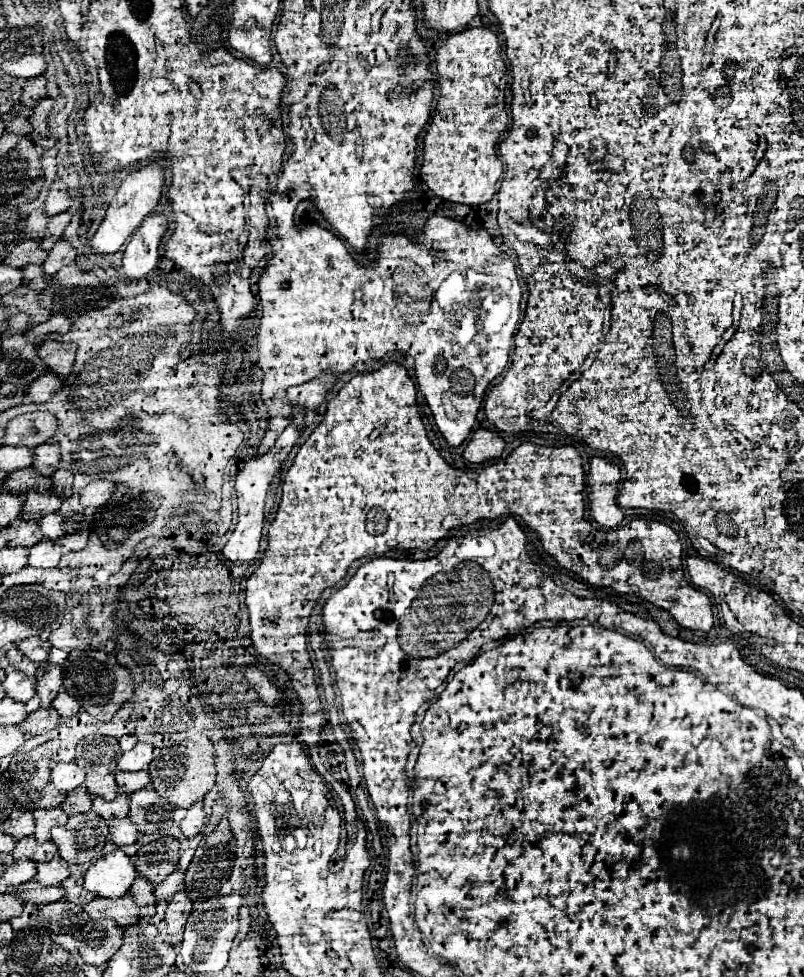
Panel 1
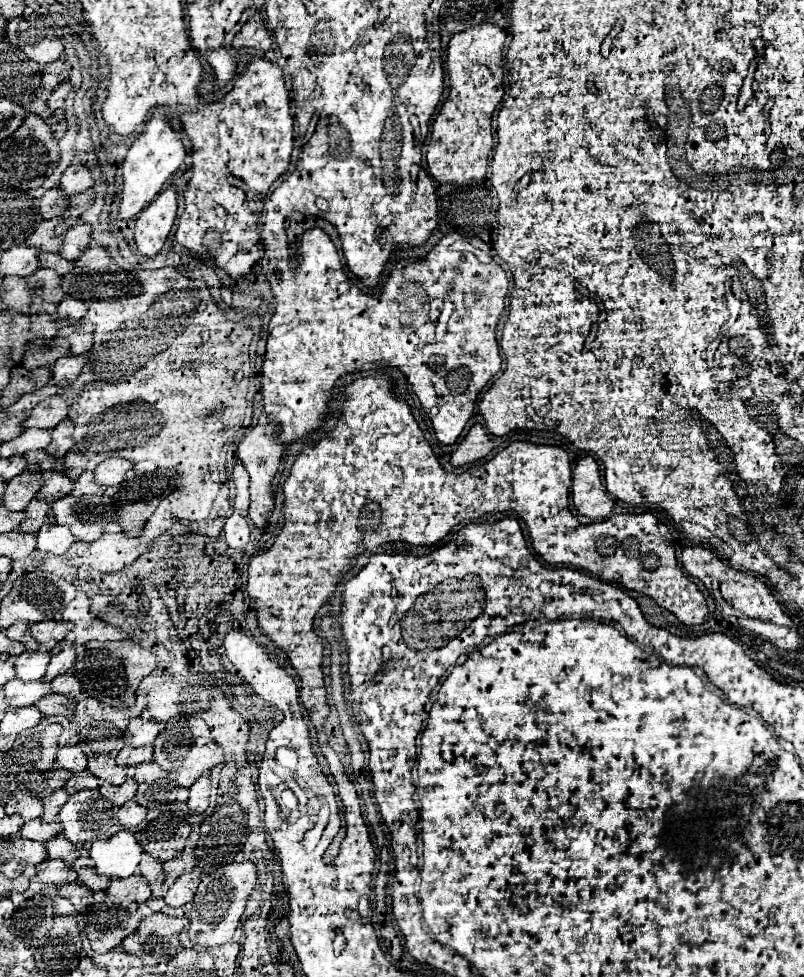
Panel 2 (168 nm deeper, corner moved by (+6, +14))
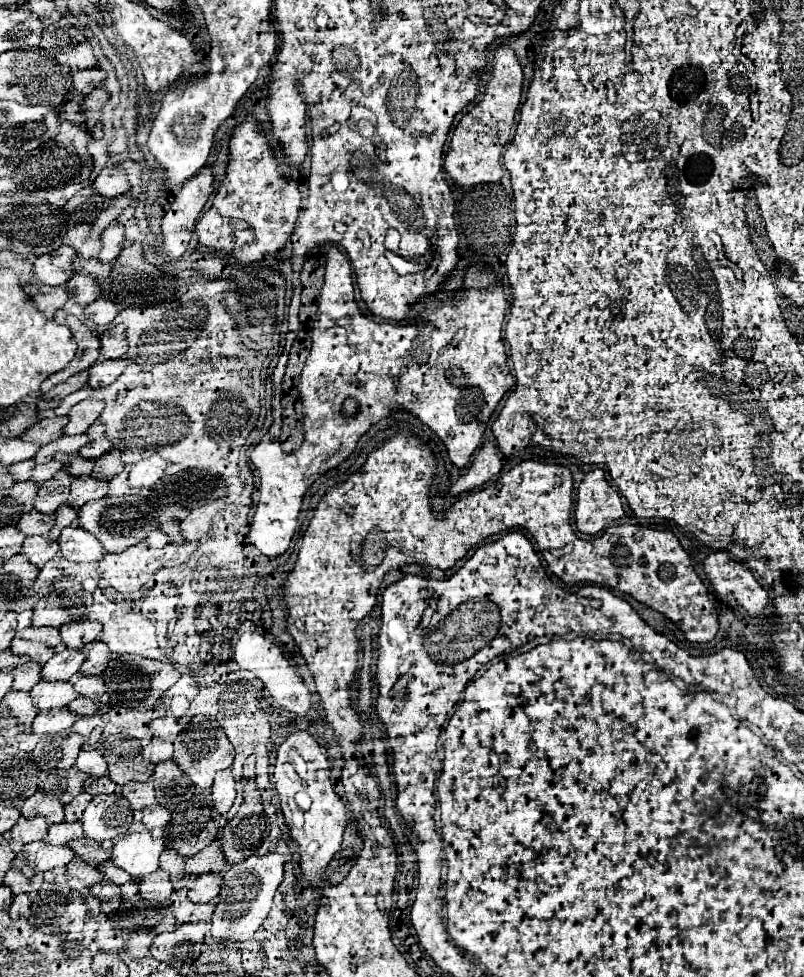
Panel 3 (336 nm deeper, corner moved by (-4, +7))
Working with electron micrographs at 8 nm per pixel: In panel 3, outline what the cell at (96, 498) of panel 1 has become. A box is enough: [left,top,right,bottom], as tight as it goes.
[130,456,168,487]

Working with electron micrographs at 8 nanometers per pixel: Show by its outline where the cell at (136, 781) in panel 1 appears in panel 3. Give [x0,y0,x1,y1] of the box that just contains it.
[142,739,174,763]

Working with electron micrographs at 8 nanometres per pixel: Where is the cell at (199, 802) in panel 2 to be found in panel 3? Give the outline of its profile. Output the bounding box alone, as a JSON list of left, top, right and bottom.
[212,771,236,813]

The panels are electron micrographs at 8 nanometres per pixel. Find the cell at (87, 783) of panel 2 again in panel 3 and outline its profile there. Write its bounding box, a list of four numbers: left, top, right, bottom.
[84,775,116,795]

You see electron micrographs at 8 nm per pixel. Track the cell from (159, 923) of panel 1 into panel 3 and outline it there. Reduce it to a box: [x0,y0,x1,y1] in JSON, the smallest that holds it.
[185,839,228,880]

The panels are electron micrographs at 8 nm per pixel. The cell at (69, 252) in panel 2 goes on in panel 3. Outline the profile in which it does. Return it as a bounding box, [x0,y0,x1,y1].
[98,223,126,263]

